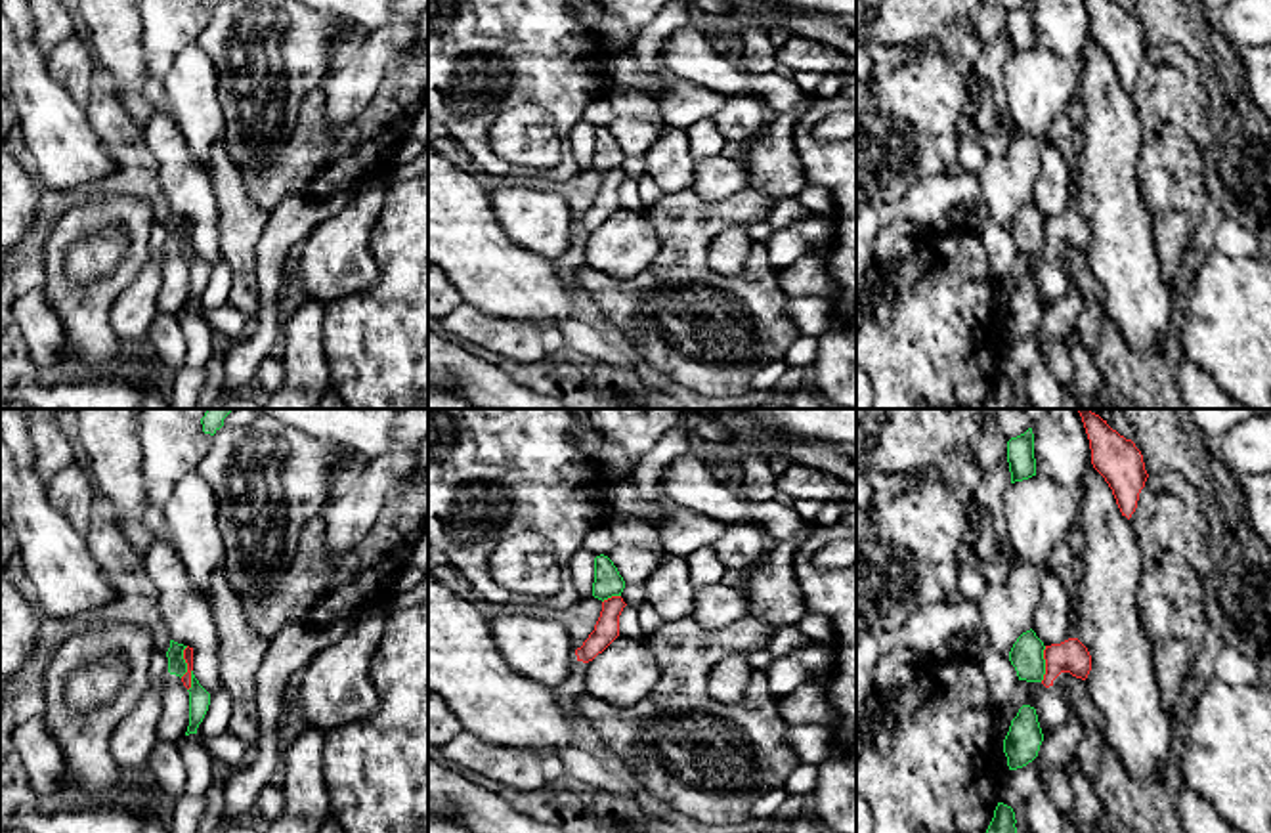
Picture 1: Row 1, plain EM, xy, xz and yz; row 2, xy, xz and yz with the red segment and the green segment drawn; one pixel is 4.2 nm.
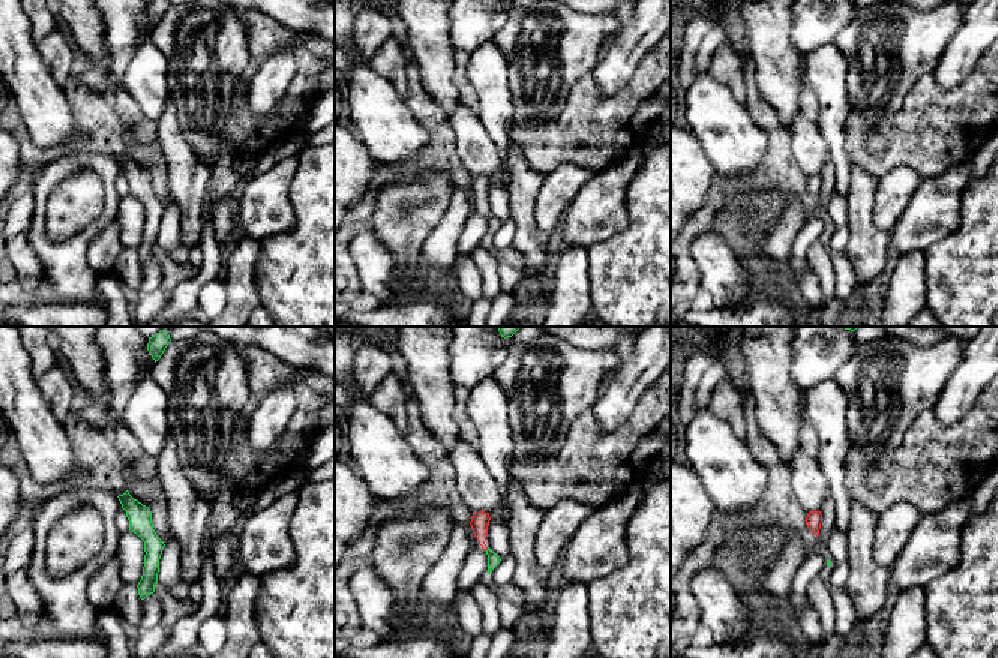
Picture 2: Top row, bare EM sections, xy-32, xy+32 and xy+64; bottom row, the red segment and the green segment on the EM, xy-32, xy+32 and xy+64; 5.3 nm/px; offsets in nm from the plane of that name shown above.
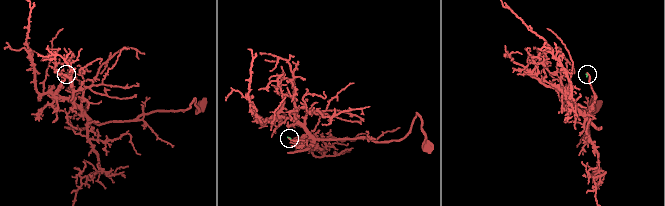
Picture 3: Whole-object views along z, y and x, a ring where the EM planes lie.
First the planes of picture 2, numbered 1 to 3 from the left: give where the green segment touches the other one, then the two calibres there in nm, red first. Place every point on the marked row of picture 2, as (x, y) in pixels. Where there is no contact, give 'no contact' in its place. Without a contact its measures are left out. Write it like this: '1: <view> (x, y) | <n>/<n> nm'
1: no contact
2: xy+32 (486, 549) | 100/70 nm
3: no contact

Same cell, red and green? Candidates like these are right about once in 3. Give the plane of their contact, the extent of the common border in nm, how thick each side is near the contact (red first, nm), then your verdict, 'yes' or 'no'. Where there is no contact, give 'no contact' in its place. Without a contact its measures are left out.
contact in xy; length 190 nm; calibres 50 and 80 nm; no

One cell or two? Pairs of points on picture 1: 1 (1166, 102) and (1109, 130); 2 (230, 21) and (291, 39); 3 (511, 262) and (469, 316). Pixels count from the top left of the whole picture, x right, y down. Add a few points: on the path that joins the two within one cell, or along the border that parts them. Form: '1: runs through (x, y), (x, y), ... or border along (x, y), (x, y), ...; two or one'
1: border along (1128, 92), (1143, 130), (1143, 149), (1138, 163); two
2: runs through (245, 33), (276, 33); one
3: border along (463, 300), (490, 316), (518, 320); two

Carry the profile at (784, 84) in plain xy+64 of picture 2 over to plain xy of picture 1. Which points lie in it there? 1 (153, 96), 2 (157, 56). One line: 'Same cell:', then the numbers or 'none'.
Same cell: none

